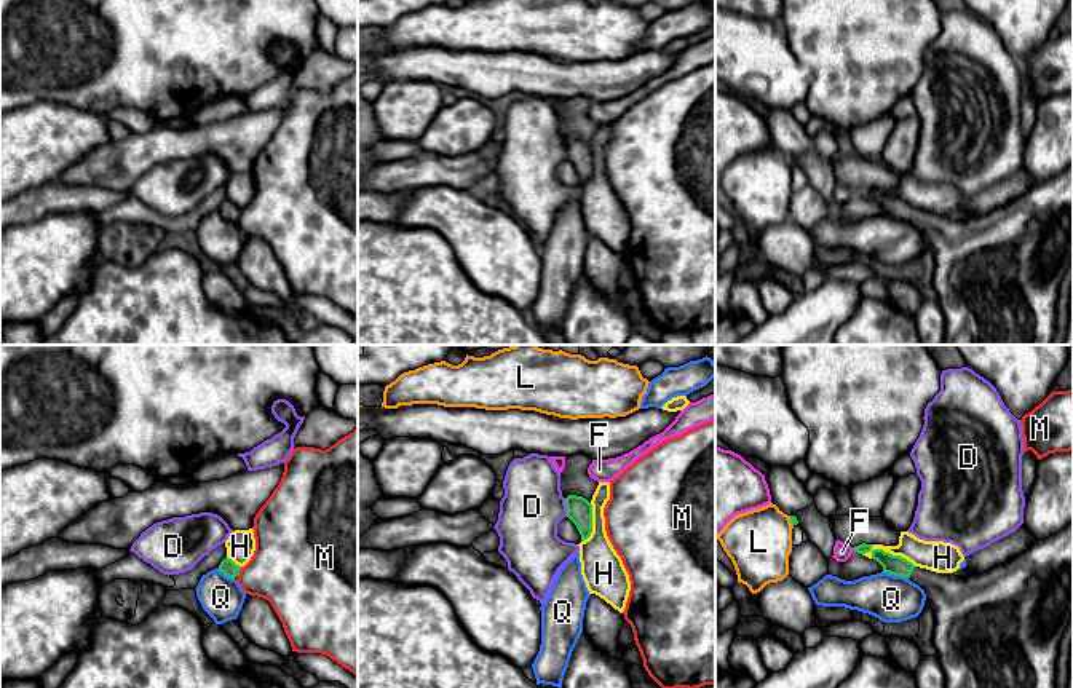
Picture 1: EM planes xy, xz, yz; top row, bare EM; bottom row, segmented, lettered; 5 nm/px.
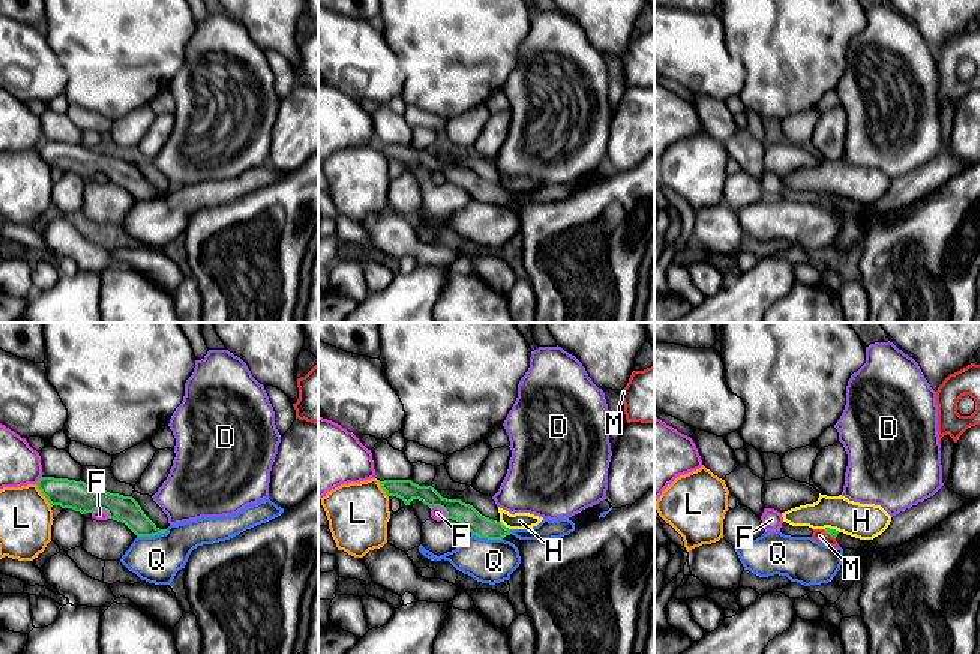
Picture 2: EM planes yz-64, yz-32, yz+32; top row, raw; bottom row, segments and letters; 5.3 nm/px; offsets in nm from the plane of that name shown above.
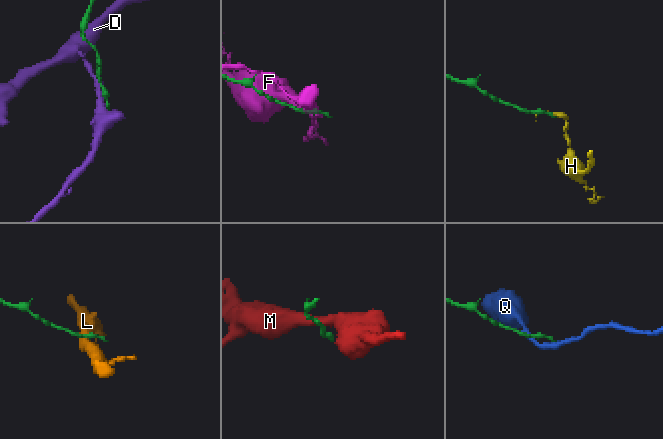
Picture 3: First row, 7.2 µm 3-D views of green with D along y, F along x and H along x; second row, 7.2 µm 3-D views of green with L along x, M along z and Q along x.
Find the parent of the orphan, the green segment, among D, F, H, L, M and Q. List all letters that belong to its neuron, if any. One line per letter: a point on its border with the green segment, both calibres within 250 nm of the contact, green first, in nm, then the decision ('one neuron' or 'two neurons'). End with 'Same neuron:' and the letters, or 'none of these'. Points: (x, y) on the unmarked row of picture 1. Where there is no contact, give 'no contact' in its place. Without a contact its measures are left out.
D: xz (567, 150) | 130/300 nm | two neurons
F: yz (853, 190) | 100/90 nm | two neurons
H: yz (888, 195) | 100/160 nm | two neurons
L: yz (791, 163) | 40/320 nm | two neurons
M: xy (238, 214) | 80/380 nm | two neurons
Q: yz (896, 217) | 100/240 nm | two neurons
Same neuron: none of these

